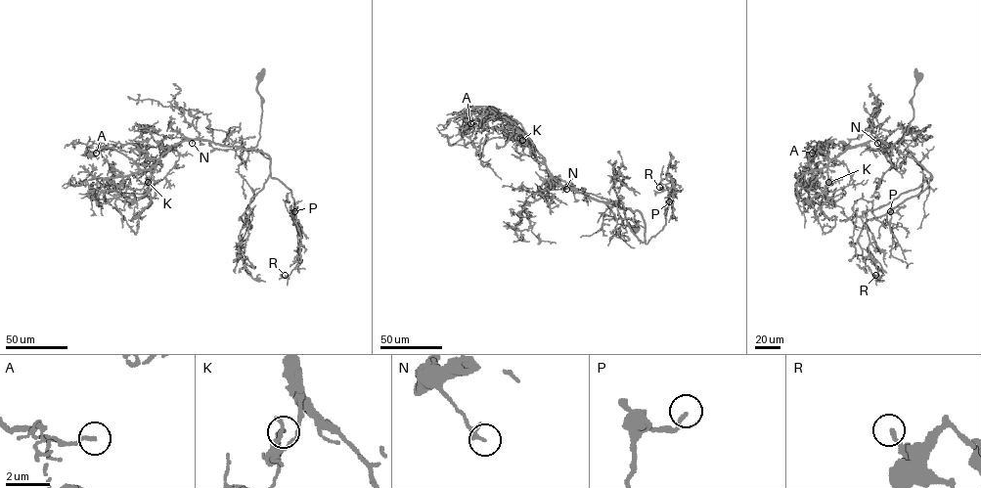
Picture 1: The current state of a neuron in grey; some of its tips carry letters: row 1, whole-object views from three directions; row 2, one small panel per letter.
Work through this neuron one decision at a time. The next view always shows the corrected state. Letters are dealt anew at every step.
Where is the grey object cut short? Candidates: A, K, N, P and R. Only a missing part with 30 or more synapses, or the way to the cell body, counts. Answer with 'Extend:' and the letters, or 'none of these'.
Extend: none of these

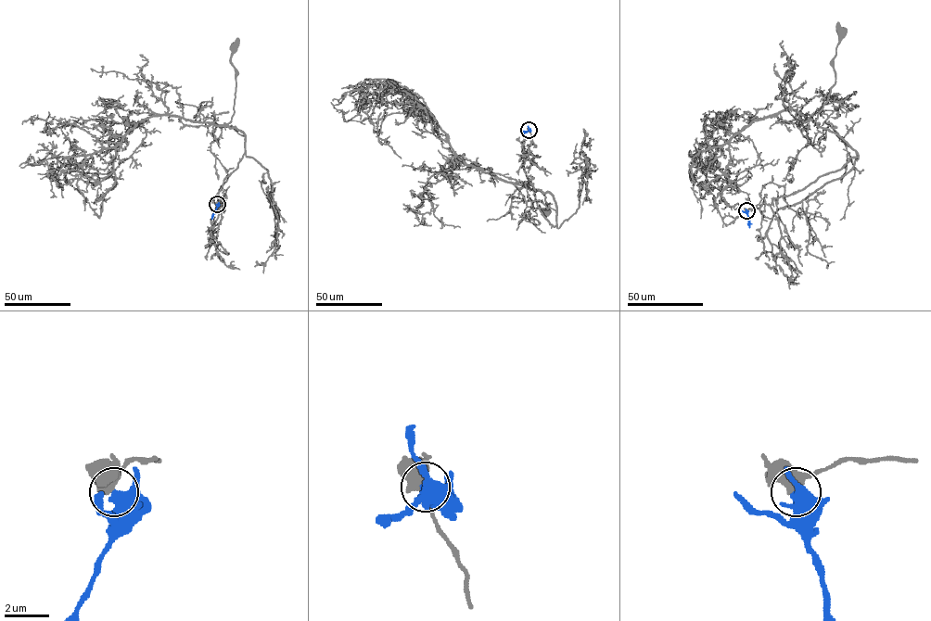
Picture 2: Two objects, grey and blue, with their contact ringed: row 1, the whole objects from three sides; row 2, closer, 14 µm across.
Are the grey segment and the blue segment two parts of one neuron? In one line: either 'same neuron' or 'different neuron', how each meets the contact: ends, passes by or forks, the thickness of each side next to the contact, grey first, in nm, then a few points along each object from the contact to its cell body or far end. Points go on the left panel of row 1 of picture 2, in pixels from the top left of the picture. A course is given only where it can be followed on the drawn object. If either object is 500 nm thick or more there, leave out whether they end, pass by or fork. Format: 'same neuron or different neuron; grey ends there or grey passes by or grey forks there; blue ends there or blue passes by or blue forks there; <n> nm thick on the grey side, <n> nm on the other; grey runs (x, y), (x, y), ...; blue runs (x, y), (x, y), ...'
different neuron; grey passes by; blue passes by; 480 nm thick on the grey side, 480 nm on the other; grey runs (217, 204), (215, 210), (210, 200), (245, 151), (244, 133), (227, 126), (234, 112), (235, 47); blue runs (217, 204), (211, 219)

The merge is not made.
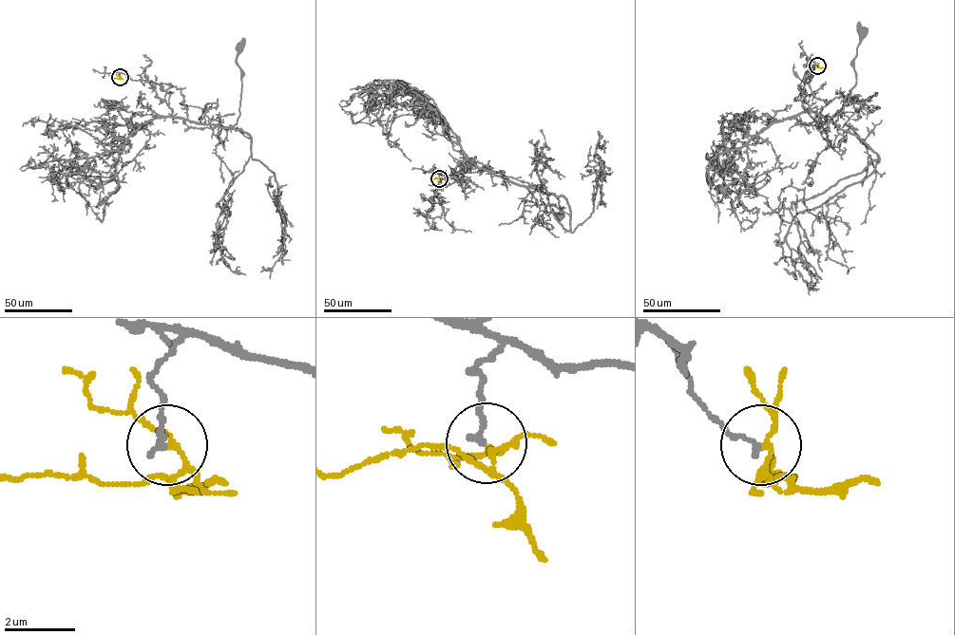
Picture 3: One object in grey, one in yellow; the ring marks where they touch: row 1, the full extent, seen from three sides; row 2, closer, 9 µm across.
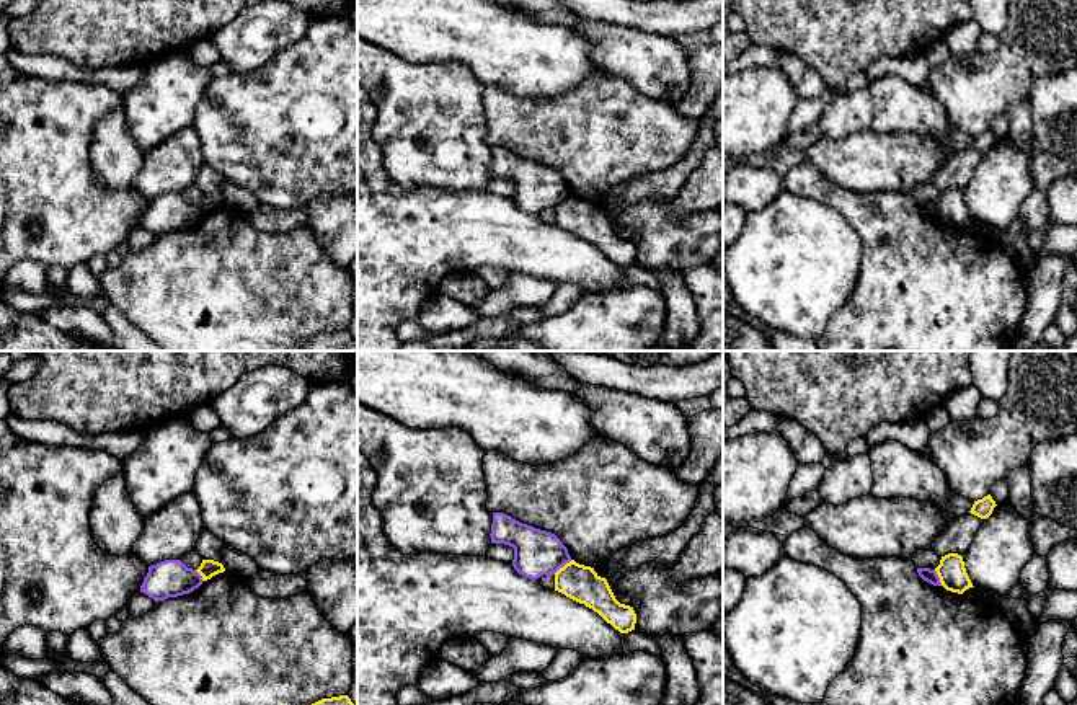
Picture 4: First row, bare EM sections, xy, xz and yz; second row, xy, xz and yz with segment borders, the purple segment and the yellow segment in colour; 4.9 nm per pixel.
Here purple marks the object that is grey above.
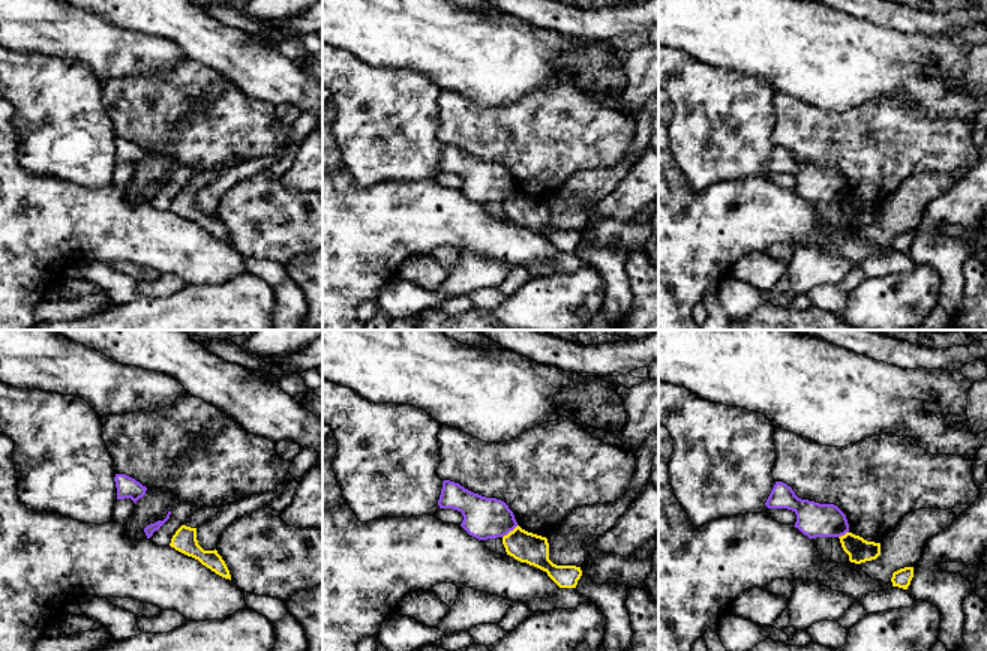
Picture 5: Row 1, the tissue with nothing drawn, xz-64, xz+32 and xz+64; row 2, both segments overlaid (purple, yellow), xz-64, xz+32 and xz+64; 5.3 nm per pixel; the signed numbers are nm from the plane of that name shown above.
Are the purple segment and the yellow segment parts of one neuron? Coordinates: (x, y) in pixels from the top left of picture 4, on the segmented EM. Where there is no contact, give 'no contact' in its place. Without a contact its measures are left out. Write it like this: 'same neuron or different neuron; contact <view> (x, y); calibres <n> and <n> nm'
different neuron; contact xz (562, 567); calibres 220 and 180 nm

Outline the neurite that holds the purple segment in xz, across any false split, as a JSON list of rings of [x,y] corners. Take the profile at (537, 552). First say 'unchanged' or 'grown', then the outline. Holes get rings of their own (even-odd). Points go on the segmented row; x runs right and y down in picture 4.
unchanged; [[[493,512],[491,543],[514,548],[514,570],[530,579],[555,574],[571,561],[568,548],[552,532],[522,524],[504,512]]]

